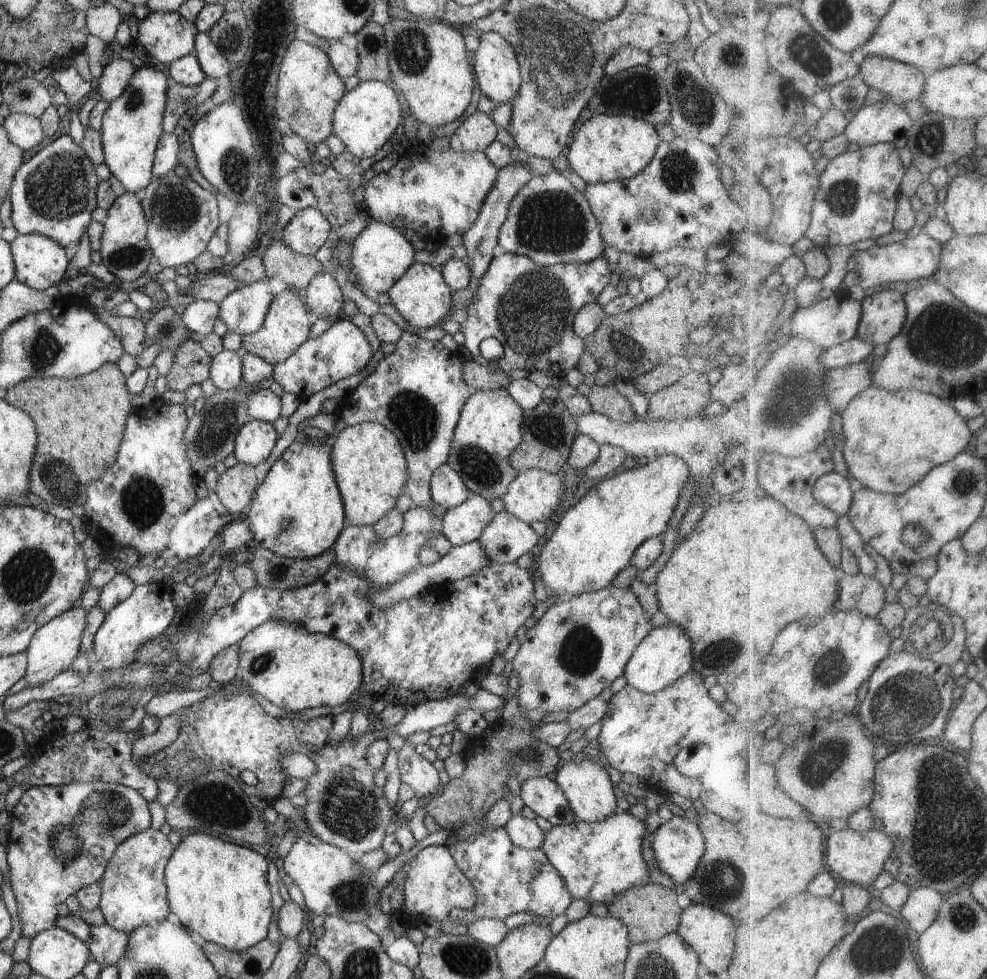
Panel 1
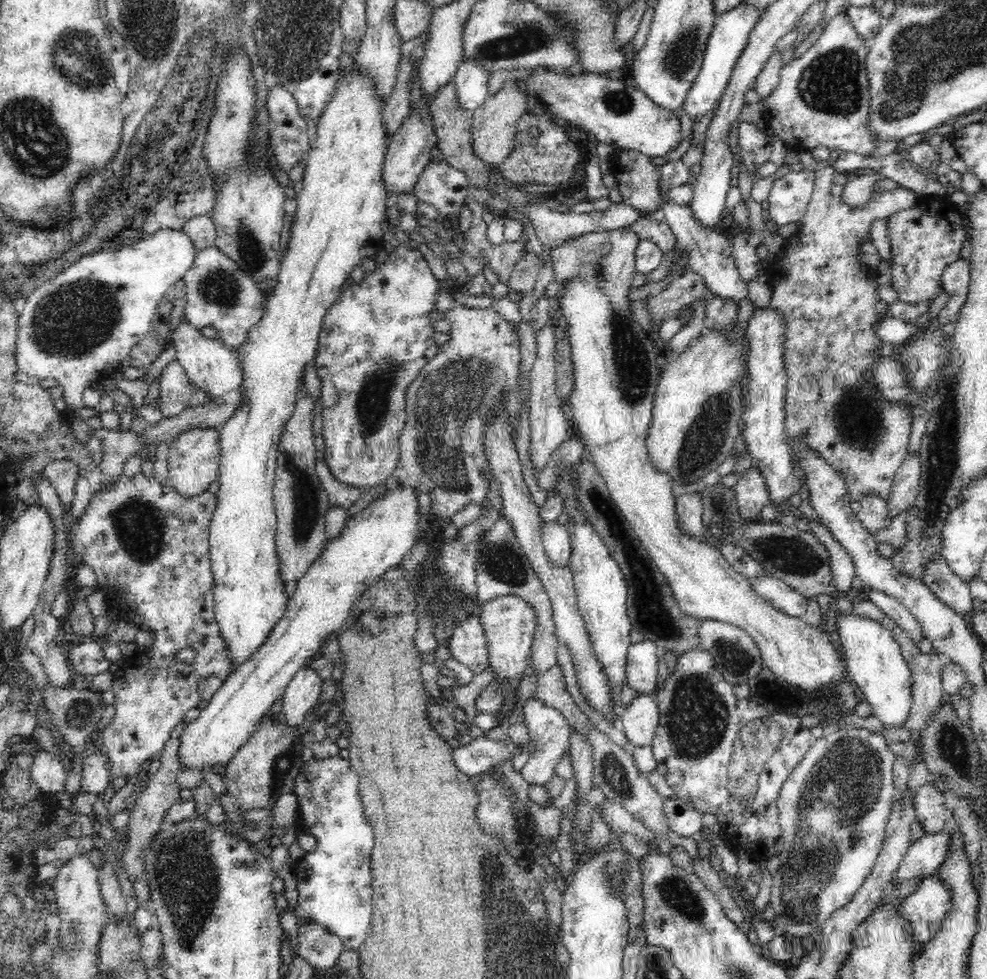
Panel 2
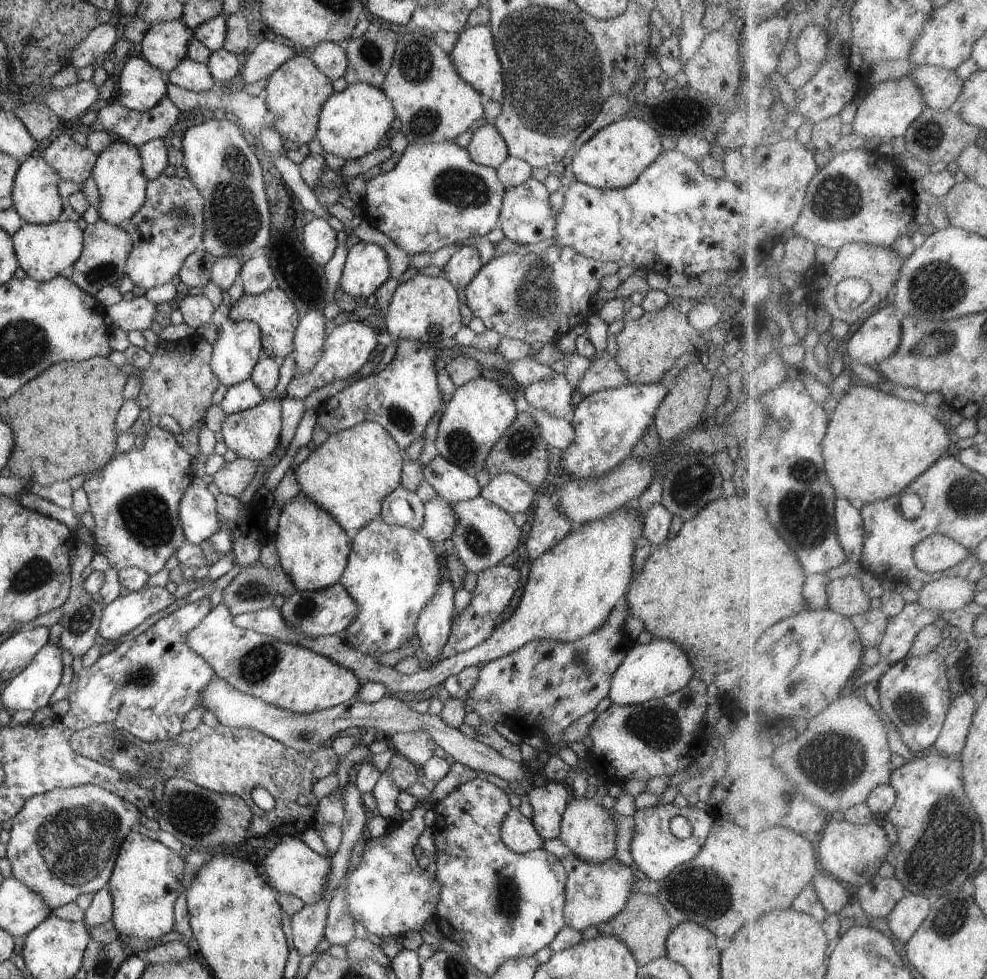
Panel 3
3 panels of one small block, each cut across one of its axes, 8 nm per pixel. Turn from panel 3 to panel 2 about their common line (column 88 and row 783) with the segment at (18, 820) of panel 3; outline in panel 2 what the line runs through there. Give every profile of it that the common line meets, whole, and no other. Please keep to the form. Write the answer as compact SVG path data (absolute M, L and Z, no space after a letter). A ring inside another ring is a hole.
M826 727L824 736L816 740L815 744L811 744L807 754L800 761L797 768L790 774L786 783L782 786L780 796L778 797L777 807L779 823L783 830L781 836L783 849L778 853L781 862L780 870L778 873L771 875L772 886L768 904L774 909L775 919L772 923L779 933L790 932L790 934L798 936L798 938L803 938L806 934L810 934L812 930L821 927L836 910L846 906L852 900L856 891L862 886L866 877L871 873L882 850L882 846L884 846L886 825L891 808L893 807L892 798L895 794L893 764L895 756L881 732L869 732L864 728L850 728L850 730L849 728L847 730L846 728L841 730L839 728L838 730L831 730Z

